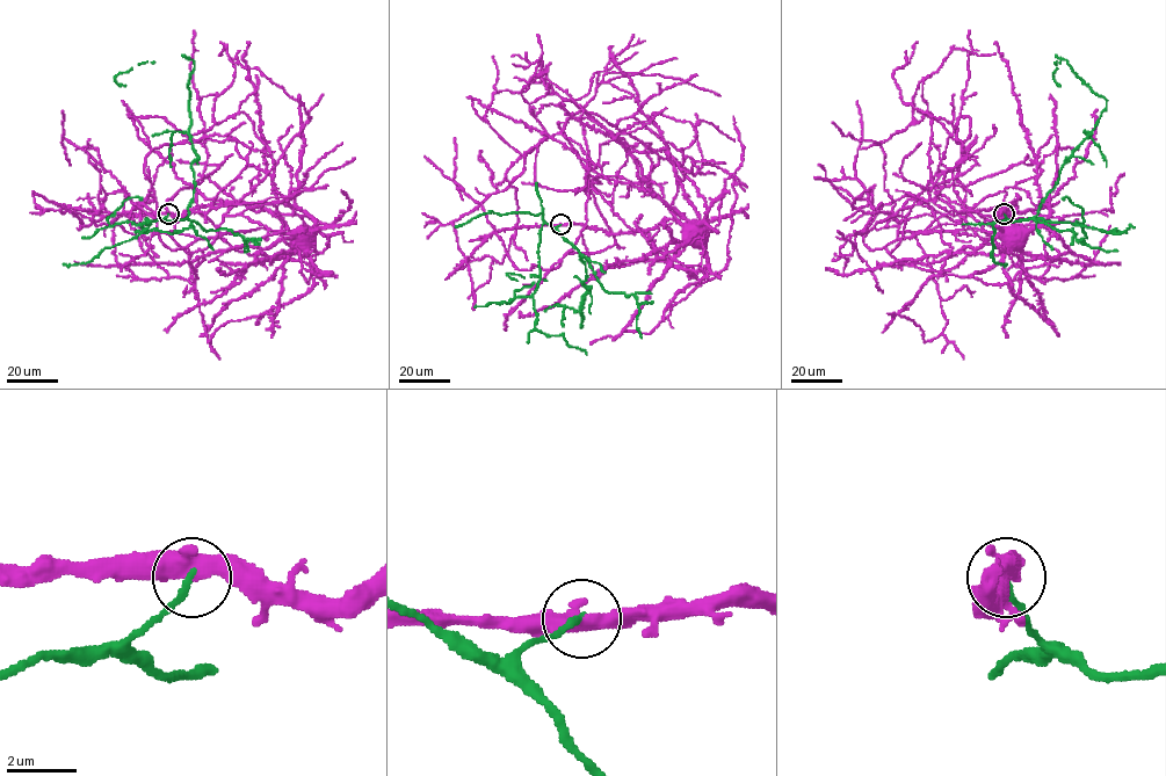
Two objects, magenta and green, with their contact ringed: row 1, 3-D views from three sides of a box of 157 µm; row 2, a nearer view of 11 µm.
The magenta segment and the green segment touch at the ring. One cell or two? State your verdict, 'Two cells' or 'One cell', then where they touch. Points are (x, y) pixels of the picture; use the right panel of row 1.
One cell. Place: (1004, 214)

